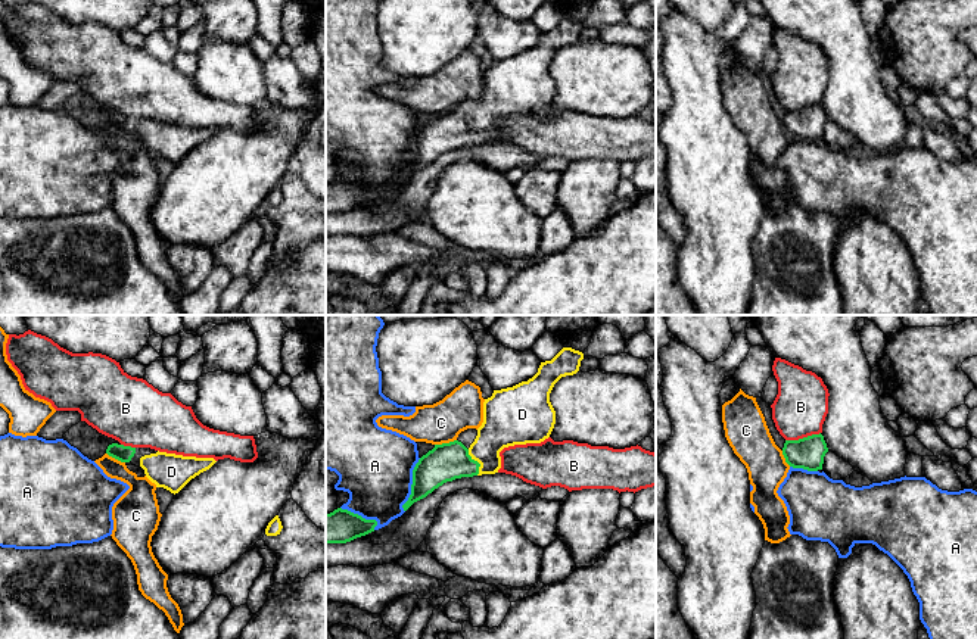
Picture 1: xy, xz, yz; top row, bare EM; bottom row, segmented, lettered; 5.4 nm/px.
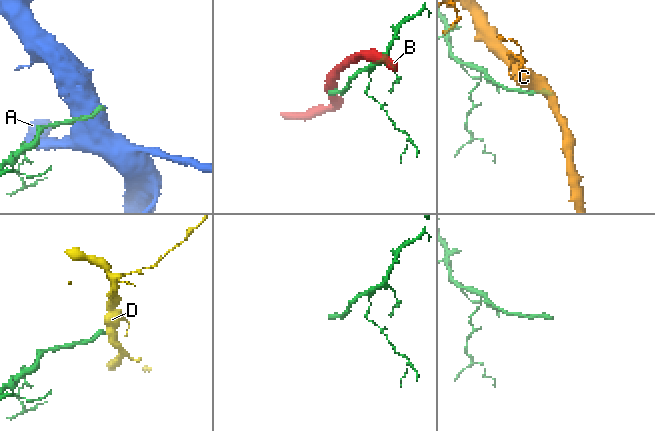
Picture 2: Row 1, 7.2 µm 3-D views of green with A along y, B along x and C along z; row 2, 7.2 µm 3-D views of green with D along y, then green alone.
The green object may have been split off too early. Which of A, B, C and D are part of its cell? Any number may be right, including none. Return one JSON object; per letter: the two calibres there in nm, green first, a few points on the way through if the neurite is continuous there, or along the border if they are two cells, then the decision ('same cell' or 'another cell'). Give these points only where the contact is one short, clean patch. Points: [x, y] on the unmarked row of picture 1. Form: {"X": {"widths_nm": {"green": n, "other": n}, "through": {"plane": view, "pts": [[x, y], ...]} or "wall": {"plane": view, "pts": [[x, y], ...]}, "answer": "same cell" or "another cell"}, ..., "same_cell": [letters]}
{"A": {"widths_nm": {"green": 200, "other": 420}, "answer": "another cell"}, "B": {"widths_nm": {"green": 170, "other": 300}, "answer": "another cell"}, "C": {"widths_nm": {"green": 200, "other": 220}, "wall": {"plane": "xz", "pts": [[456, 109], [435, 115]]}, "answer": "another cell"}, "D": {"widths_nm": {"green": 200, "other": 220}, "through": {"plane": "xz", "pts": [[448, 131], [478, 133], [492, 106], [503, 96]]}, "answer": "same cell"}, "same_cell": ["D"]}

